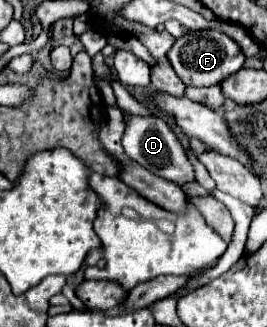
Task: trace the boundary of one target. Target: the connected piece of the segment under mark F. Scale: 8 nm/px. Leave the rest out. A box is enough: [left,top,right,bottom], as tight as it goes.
[168,29,244,87]

